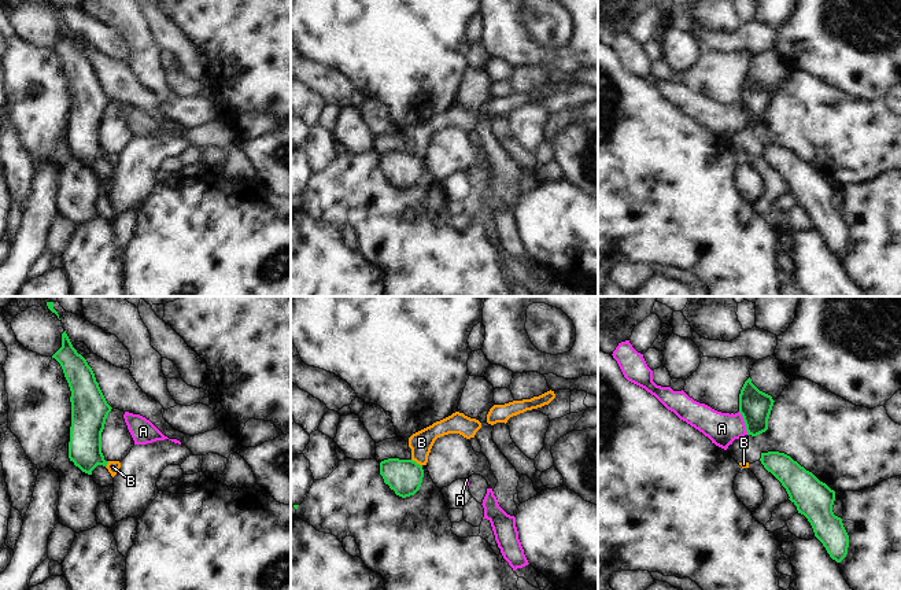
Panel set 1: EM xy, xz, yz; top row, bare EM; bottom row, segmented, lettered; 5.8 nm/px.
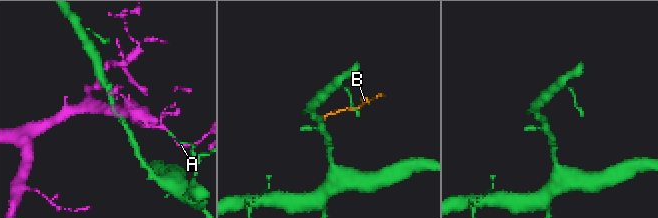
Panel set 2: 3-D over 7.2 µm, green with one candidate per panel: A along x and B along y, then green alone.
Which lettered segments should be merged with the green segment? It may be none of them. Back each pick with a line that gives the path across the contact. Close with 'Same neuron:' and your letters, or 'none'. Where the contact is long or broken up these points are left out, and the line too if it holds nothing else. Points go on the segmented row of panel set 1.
B: Path across: xz (405, 476), (416, 463), (421, 442)
Same neuron: B

